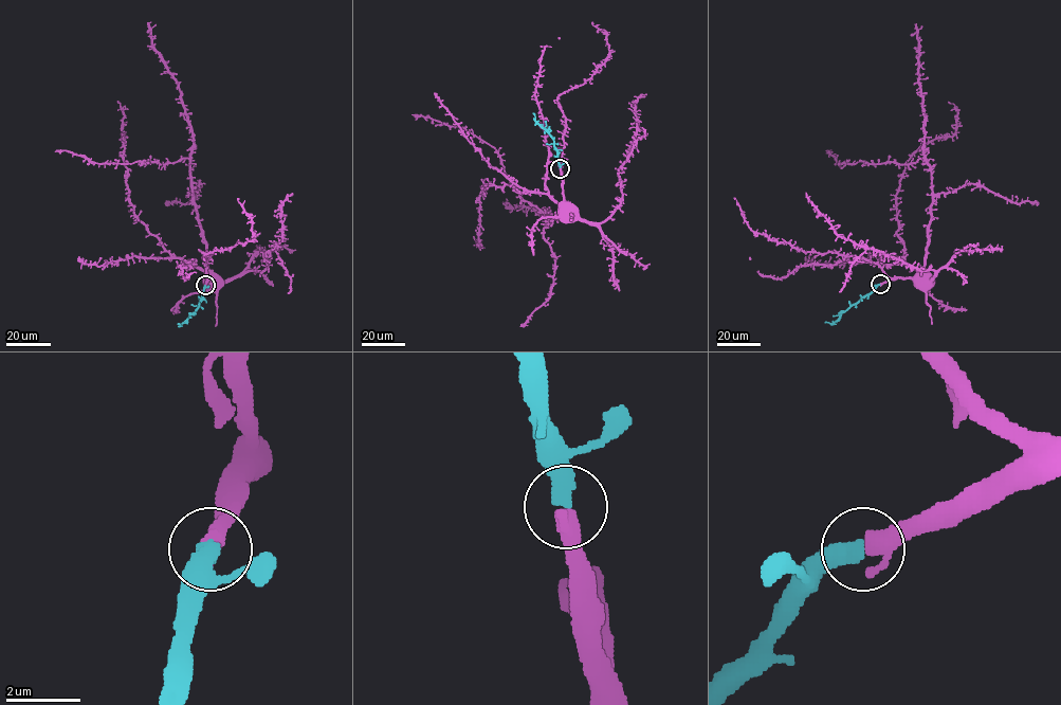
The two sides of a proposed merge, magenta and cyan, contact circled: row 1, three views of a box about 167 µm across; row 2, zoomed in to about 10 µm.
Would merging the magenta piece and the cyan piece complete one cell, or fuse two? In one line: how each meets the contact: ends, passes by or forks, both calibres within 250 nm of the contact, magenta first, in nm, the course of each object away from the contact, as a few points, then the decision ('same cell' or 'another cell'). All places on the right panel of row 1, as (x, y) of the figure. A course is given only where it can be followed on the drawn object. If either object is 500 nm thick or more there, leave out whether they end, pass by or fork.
500 nm thick on the magenta side, 480 nm on the other; magenta runs (880, 284), (920, 274); cyan runs (880, 284), (834, 322), (825, 322); same cell

